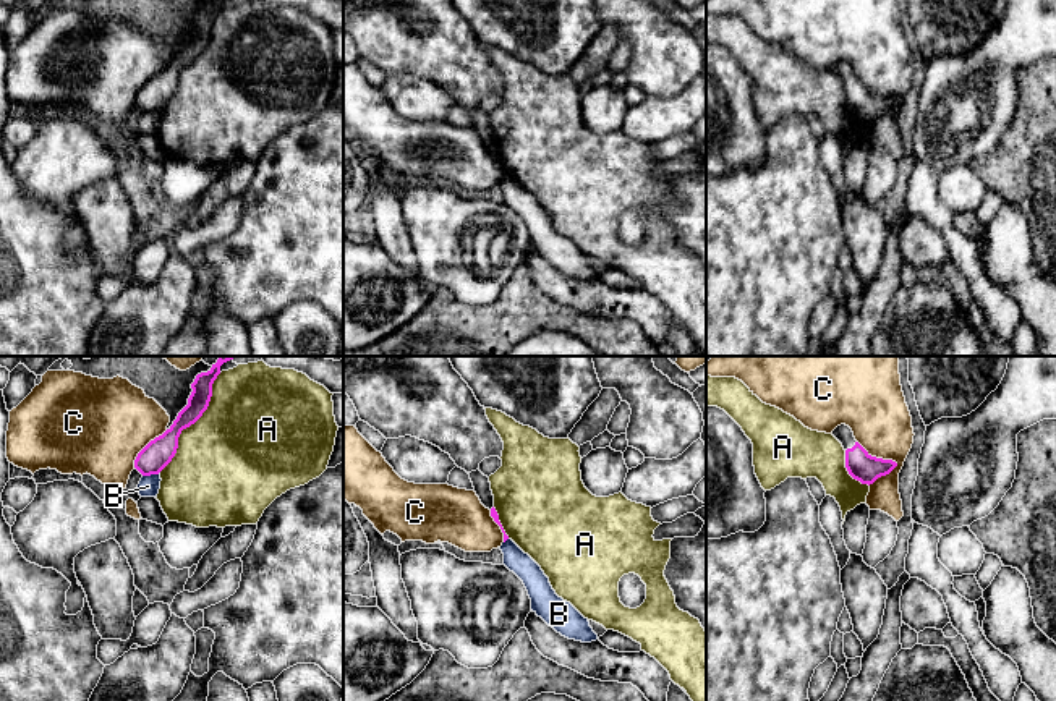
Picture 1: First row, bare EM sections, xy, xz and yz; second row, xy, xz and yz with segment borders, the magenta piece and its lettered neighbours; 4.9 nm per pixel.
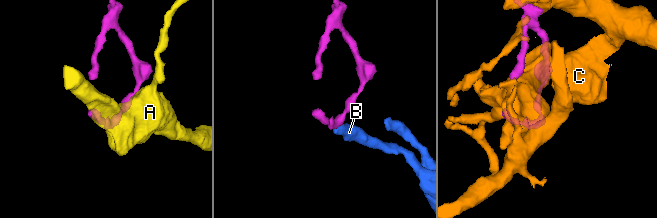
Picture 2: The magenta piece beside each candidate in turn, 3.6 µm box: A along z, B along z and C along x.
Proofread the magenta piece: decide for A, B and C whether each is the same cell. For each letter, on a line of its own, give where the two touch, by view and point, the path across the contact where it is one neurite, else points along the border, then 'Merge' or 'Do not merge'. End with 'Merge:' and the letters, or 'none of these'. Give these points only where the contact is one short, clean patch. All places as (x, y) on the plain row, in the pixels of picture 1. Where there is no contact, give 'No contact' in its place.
A: Touches magenta at xy (191, 60). Do not merge
B: Touches magenta at xy (151, 110). Boundary: xy (159, 109), (143, 114). Do not merge
C: Touches magenta at yz (878, 96). Do not merge
Merge: none of these

